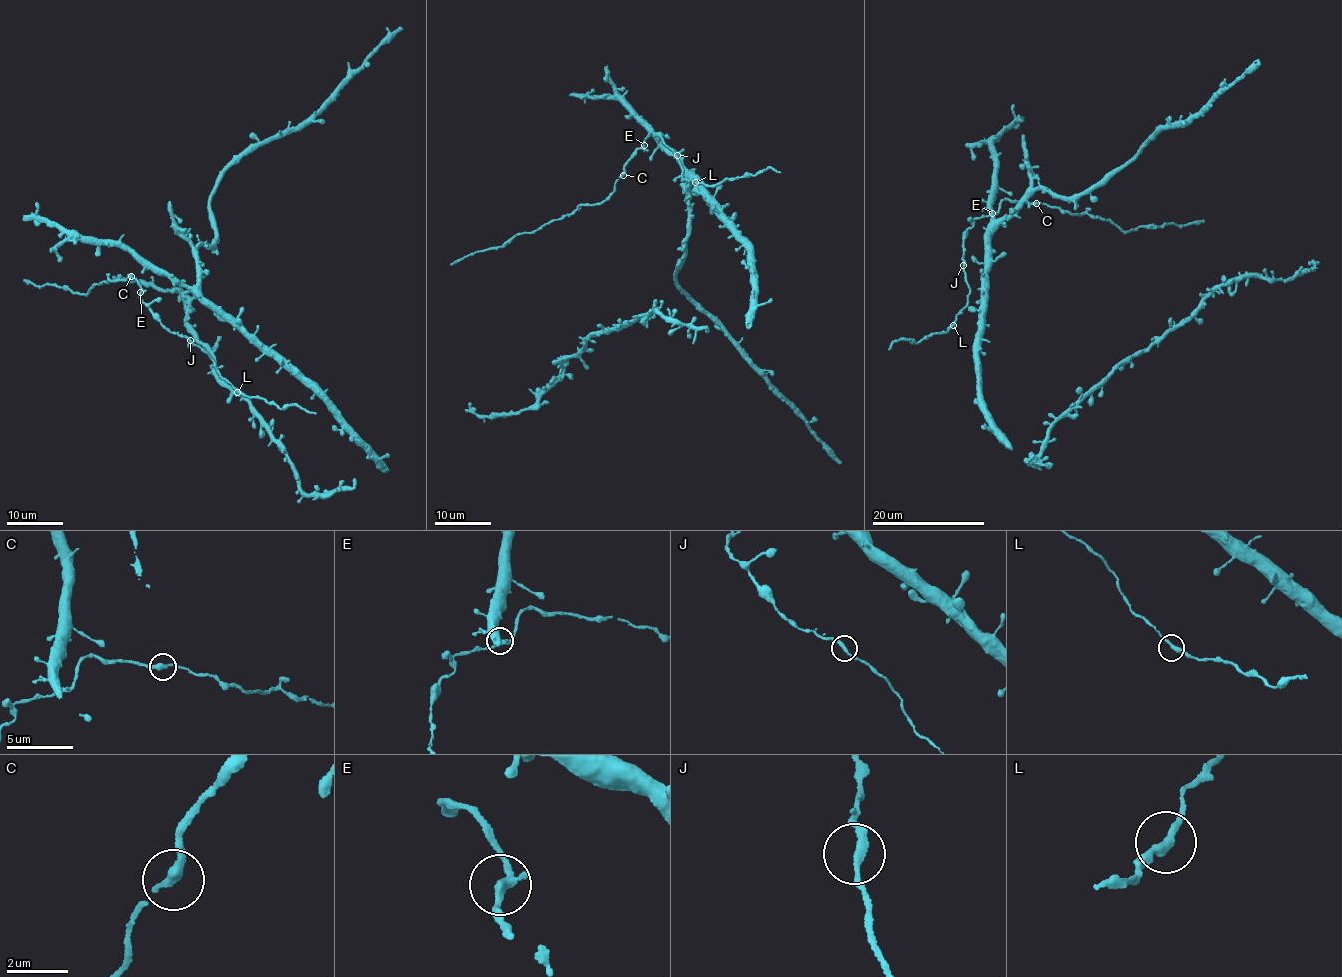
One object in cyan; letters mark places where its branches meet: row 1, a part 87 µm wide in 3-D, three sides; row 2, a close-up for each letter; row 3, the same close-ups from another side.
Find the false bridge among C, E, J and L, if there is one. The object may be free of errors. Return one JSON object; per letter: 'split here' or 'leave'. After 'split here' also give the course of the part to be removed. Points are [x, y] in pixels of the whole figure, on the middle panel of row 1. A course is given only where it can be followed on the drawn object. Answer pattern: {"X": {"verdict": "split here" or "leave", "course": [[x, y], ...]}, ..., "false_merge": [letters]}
{"C": {"verdict": "leave"}, "E": {"verdict": "leave"}, "J": {"verdict": "leave"}, "L": {"verdict": "leave"}, "false_merge": []}

